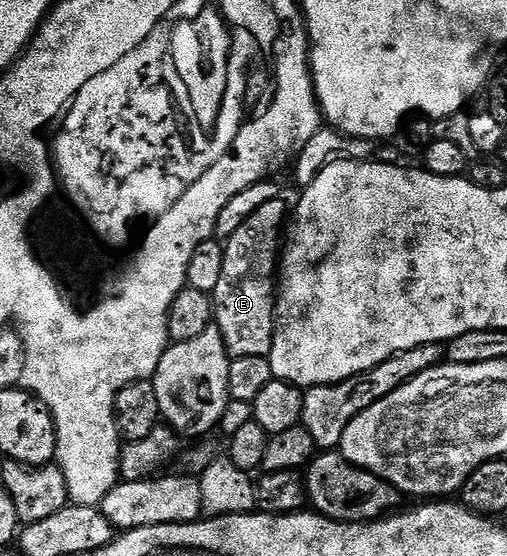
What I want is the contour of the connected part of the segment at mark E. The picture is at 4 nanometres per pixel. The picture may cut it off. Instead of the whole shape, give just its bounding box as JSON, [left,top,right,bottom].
[210,198,290,358]

